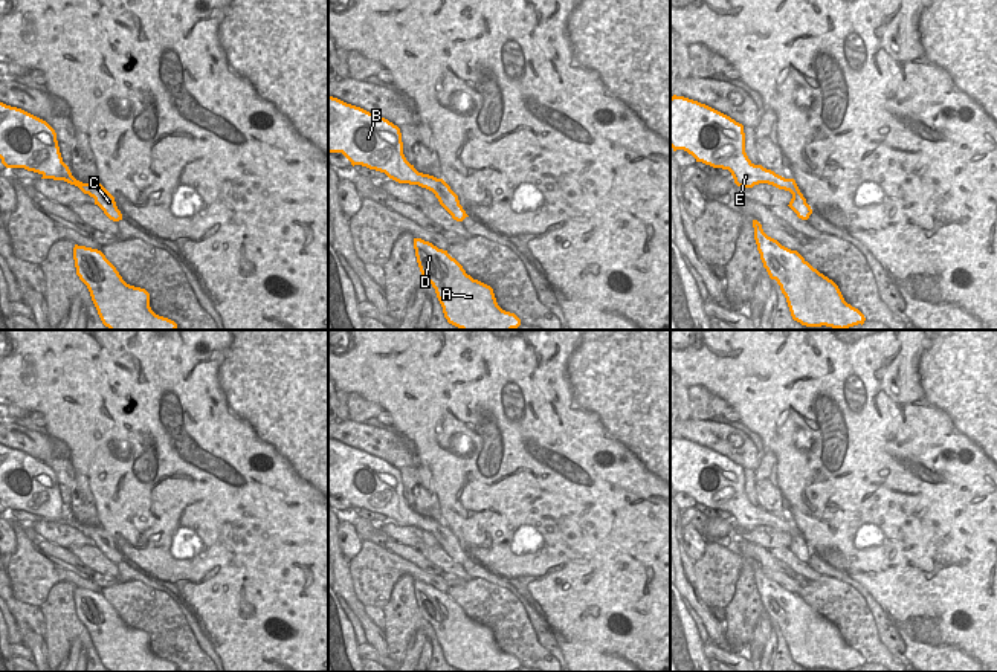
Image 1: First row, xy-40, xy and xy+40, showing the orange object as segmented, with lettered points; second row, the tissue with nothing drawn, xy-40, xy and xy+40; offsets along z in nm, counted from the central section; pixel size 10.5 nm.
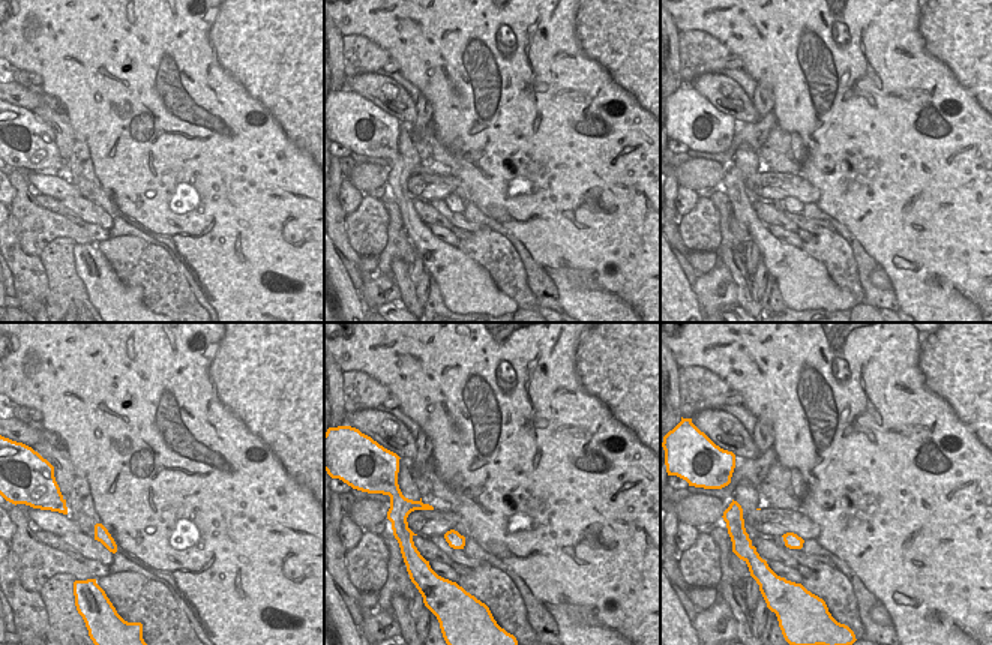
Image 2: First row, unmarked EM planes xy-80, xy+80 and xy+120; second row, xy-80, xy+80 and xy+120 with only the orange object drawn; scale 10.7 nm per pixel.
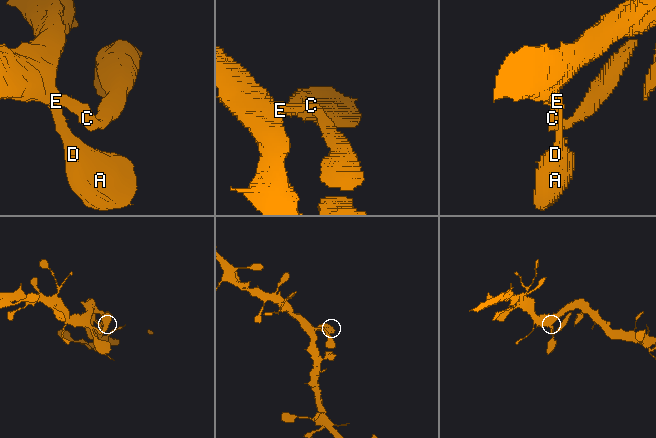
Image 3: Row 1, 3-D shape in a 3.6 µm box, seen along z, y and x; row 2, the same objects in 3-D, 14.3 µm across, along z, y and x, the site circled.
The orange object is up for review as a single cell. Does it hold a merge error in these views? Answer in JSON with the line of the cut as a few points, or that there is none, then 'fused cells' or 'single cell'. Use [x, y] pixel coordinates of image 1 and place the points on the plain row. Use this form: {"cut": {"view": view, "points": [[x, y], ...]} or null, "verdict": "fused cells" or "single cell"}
{"cut": null, "verdict": "single cell"}

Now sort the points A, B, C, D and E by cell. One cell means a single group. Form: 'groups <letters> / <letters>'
groups A B C D E

